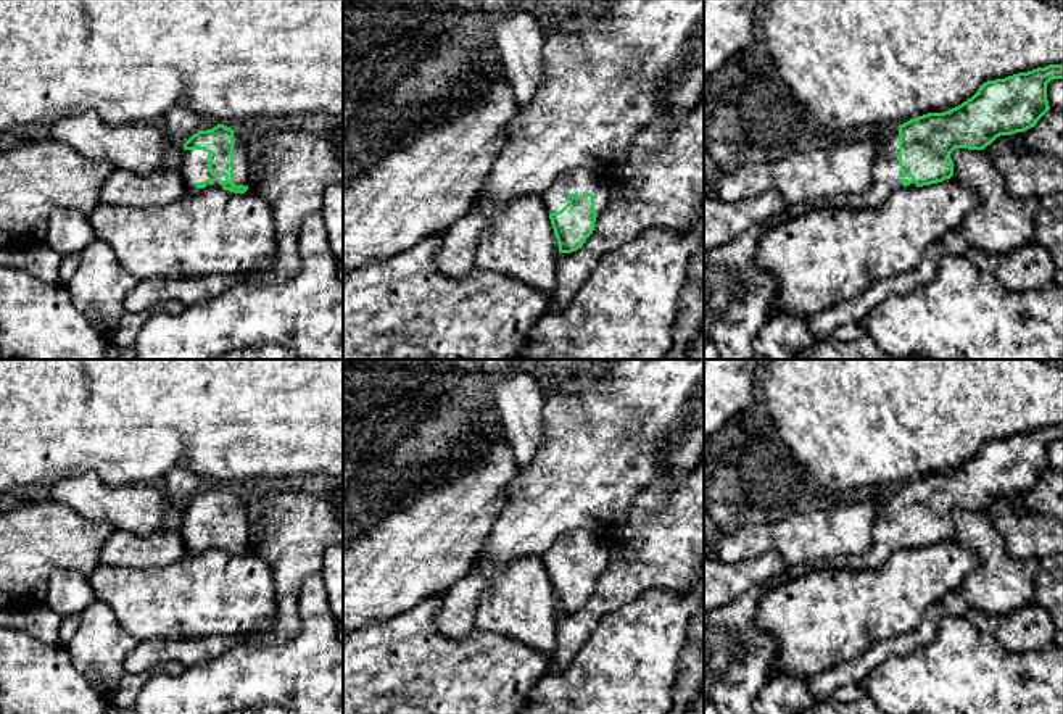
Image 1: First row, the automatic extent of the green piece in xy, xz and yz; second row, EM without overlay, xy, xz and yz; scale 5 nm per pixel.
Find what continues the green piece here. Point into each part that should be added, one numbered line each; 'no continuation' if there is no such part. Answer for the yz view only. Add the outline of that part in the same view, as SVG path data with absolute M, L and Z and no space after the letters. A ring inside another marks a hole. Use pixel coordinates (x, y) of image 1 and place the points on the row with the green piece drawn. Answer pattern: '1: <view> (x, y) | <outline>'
1: yz (740, 295) | M899 129L891 132L886 143L878 147L875 163L875 179L868 192L858 197L834 197L823 198L815 205L789 206L781 214L770 218L757 226L752 226L733 242L704 251L704 332L712 343L720 359L751 359L754 356L752 340L760 327L775 311L778 297L776 277L757 264L757 245L765 232L791 218L800 216L812 208L876 208L883 205L895 190L905 189L902 181L910 176L900 174L899 166Z

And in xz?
1: xz (579, 181) | M573 169L560 174L554 184L541 195L548 213L560 211L570 193L593 193L594 211L599 214L609 203L609 185L606 177L589 169Z

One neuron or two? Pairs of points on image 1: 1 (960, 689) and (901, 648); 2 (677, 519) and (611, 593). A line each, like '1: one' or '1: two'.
1: two
2: one

